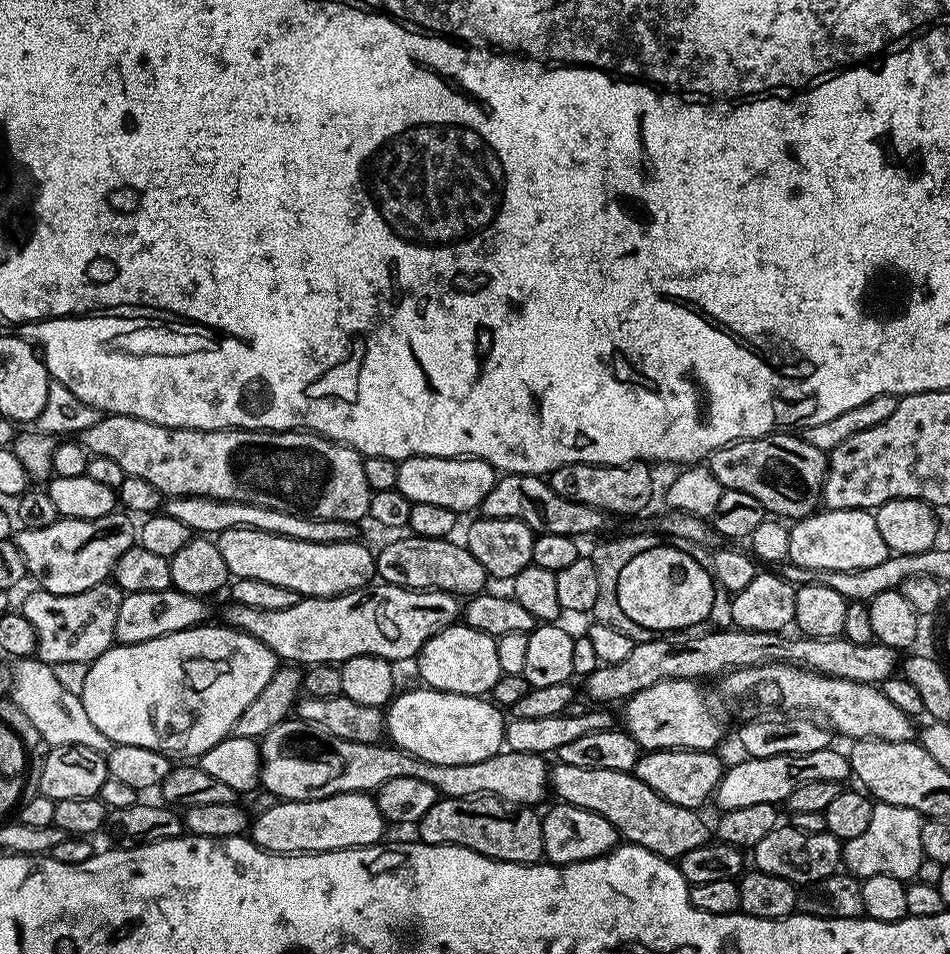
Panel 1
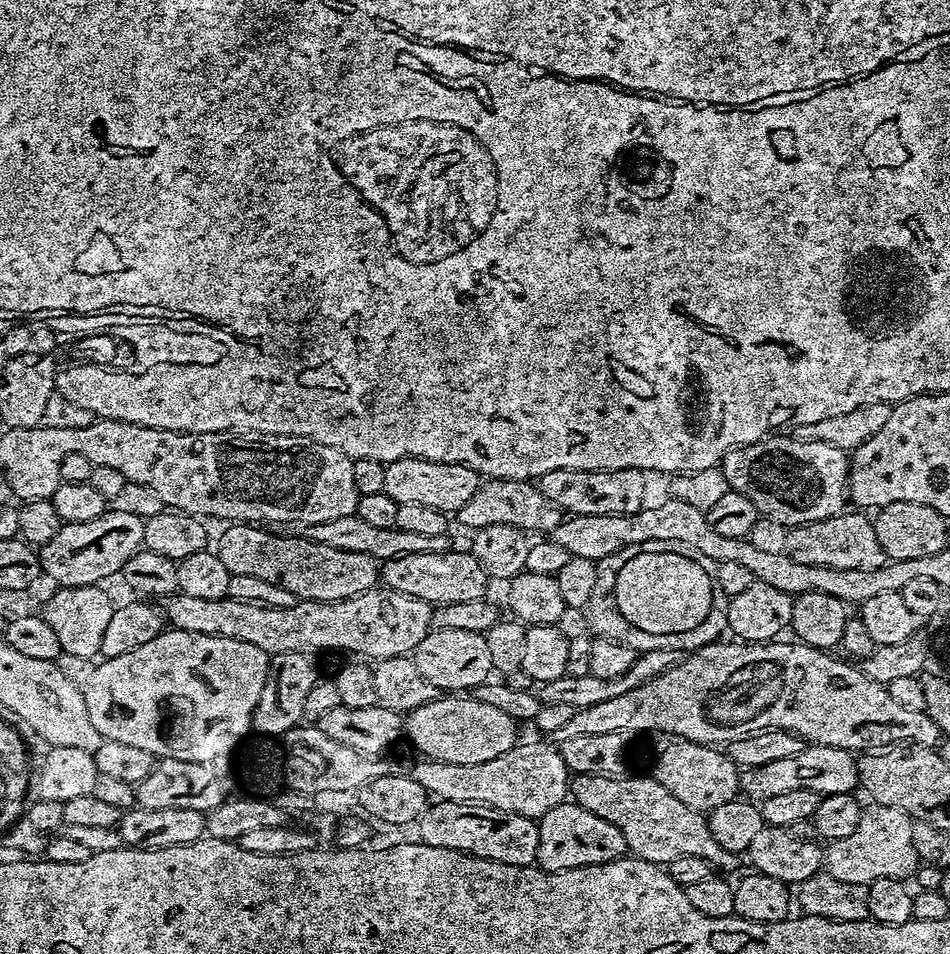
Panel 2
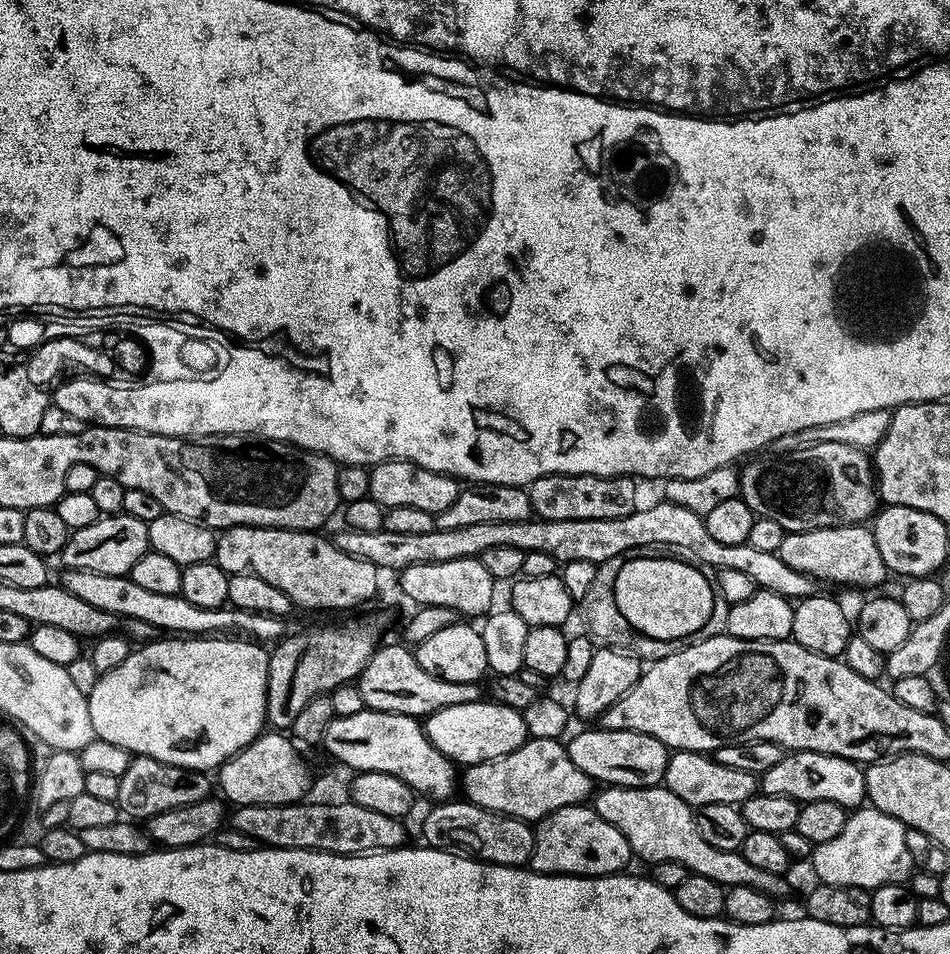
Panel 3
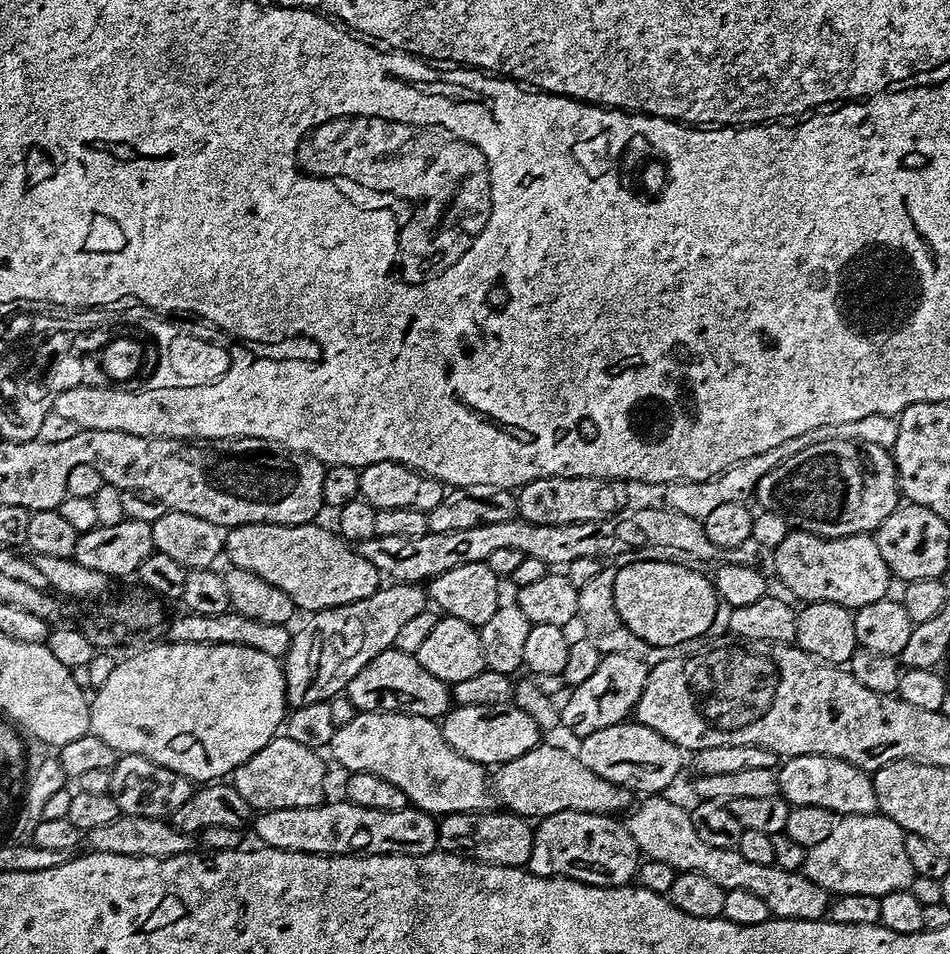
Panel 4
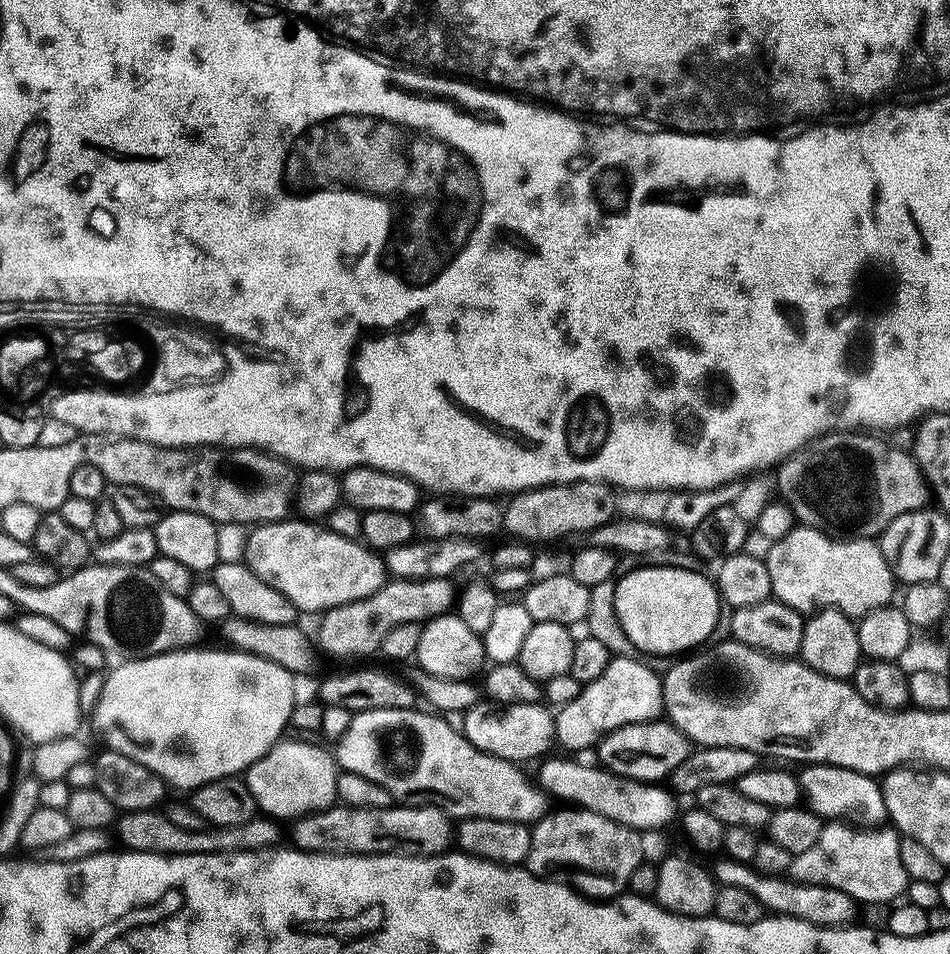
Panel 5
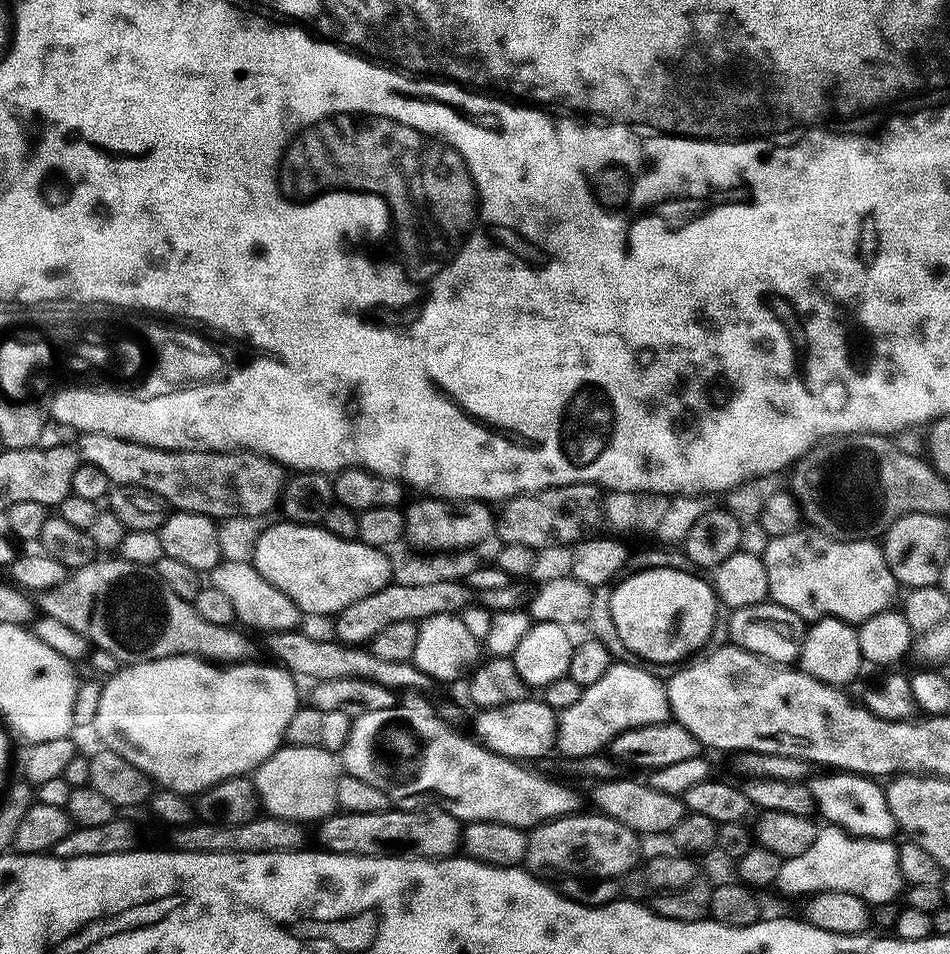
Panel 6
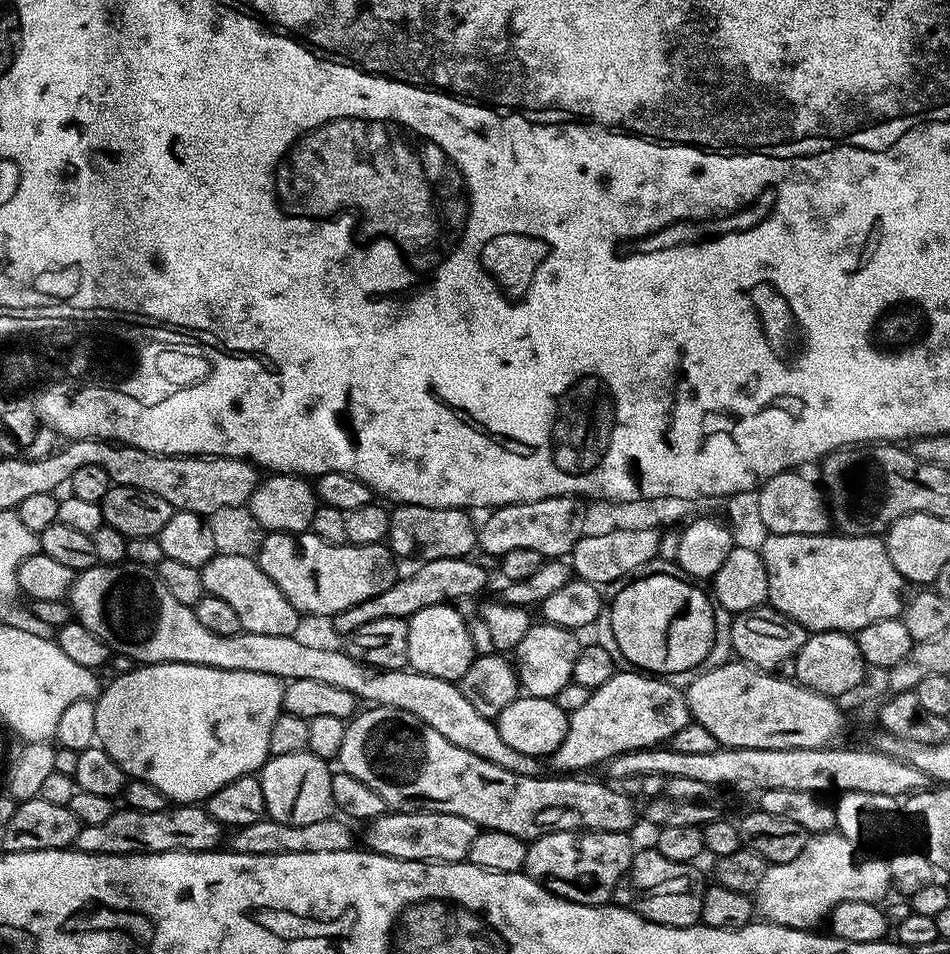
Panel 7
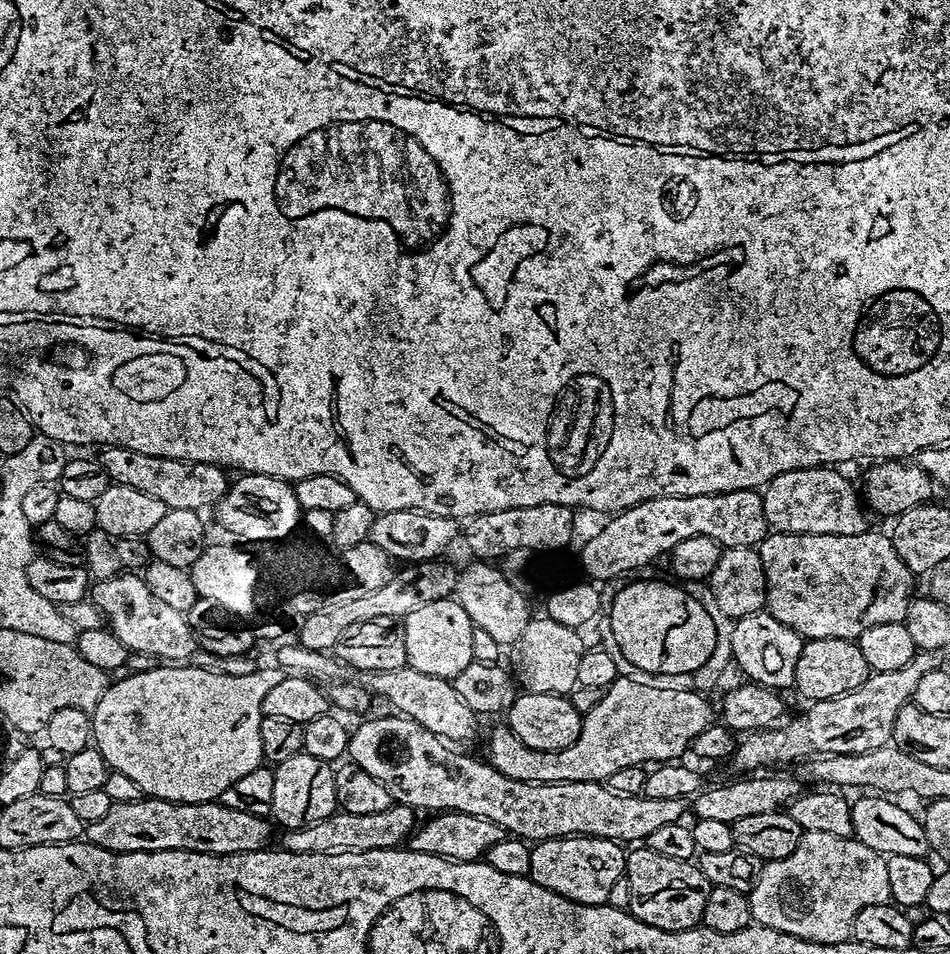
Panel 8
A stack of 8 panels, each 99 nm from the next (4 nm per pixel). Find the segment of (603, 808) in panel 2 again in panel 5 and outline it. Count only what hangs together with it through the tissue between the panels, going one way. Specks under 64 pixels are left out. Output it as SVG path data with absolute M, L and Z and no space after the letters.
M720 858L714 867L714 879L720 886L742 886L742 890L750 890L758 902L769 913L778 916L793 916L799 920L810 922L819 928L842 928L853 923L858 916L858 901L842 890L834 890L830 886L814 886L801 884L798 880L784 876L763 876L752 864L740 864L737 860Z

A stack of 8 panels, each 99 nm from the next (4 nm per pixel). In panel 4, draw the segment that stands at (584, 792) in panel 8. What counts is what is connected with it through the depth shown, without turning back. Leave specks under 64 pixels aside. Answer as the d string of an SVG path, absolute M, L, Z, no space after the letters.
M357 712L353 720L337 727L331 752L349 773L369 772L394 782L406 794L409 805L422 812L483 812L494 804L485 765L454 751L436 720L405 712Z

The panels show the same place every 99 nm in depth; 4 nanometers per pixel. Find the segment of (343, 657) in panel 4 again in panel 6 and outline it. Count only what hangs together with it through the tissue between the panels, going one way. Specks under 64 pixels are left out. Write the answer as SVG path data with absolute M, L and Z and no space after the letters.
M459 579L430 582L430 586L402 586L393 582L387 588L378 590L374 594L366 594L366 598L358 598L358 602L342 609L335 617L336 636L344 632L340 637L341 641L348 645L360 646L379 628L385 628L390 622L402 622L403 620L419 622L438 614L447 616L459 614L470 603L468 595L470 595L468 585Z

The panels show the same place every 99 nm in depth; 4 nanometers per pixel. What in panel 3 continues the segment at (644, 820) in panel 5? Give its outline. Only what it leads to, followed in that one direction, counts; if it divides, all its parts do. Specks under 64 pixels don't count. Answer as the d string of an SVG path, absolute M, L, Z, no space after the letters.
M530 738L518 750L497 760L469 764L463 772L462 796L468 803L529 822L539 822L543 816L571 804L584 804L594 792L594 781L570 762L568 749L559 739Z

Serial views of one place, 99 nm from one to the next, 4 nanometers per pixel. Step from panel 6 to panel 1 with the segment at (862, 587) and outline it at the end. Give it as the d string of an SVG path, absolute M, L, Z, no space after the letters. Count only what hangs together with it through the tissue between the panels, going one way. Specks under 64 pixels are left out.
M817 510L811 516L802 516L790 527L788 560L800 568L819 572L830 570L866 570L866 566L878 566L889 555L886 541L878 531L878 522L871 511Z

